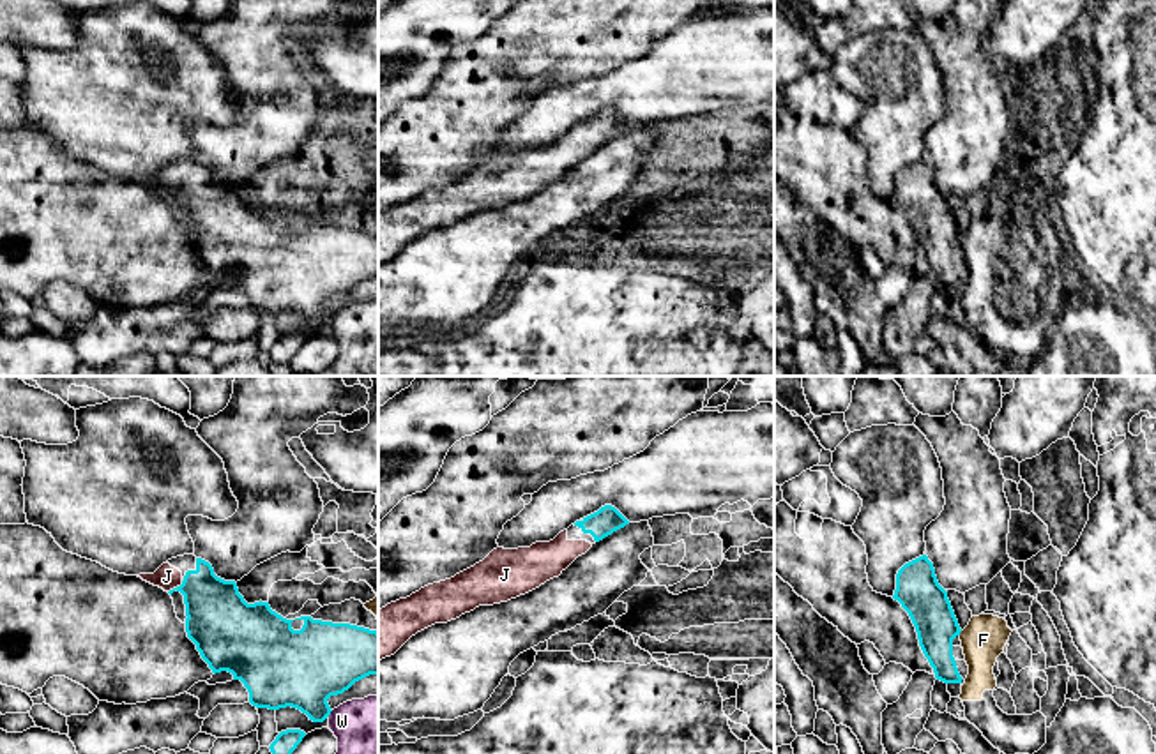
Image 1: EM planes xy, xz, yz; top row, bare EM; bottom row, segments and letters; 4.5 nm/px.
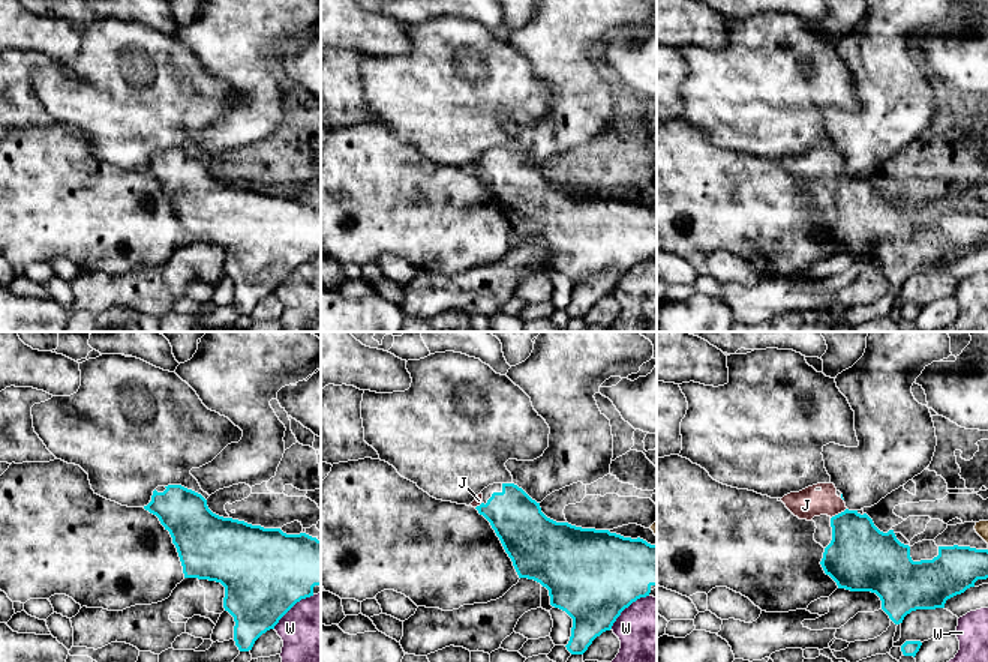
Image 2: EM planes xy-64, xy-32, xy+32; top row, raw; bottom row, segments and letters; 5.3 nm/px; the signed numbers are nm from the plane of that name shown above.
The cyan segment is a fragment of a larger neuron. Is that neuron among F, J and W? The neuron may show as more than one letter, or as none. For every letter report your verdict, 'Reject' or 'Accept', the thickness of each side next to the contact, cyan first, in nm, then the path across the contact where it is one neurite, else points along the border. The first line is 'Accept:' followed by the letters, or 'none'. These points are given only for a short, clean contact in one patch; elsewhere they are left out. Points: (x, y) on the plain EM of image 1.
Accept: J
F: Reject. Thickness 200 nm (cyan) against 200 nm
J: Accept. Thickness 300 nm (cyan) against 110 nm
W: Reject. Thickness 360 nm (cyan) against 360 nm. Boundary: xy (333, 315), (327, 320)

